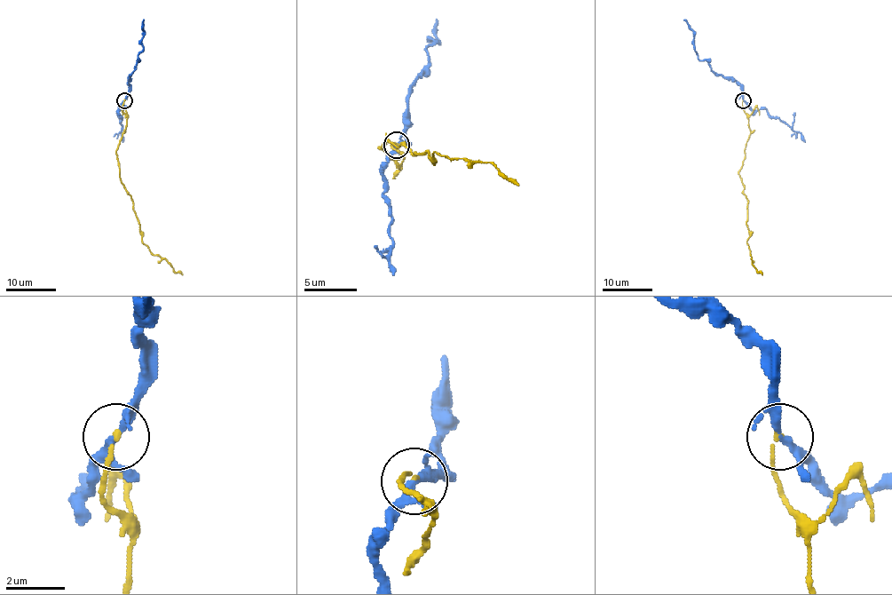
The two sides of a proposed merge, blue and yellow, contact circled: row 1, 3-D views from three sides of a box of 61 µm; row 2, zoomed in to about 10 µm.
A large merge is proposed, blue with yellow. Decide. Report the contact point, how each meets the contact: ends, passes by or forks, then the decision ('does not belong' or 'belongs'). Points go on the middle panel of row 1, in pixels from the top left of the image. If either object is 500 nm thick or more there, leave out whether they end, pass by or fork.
at (397, 145); blue forks there; yellow ends there; does not belong

